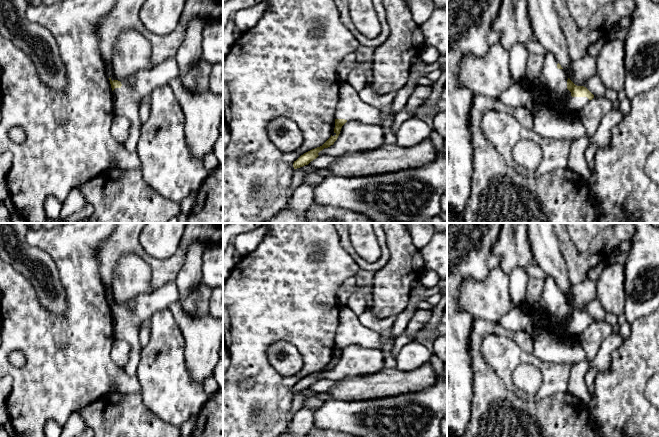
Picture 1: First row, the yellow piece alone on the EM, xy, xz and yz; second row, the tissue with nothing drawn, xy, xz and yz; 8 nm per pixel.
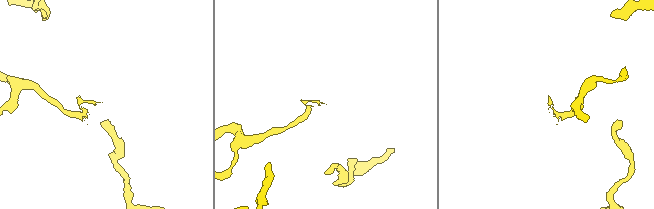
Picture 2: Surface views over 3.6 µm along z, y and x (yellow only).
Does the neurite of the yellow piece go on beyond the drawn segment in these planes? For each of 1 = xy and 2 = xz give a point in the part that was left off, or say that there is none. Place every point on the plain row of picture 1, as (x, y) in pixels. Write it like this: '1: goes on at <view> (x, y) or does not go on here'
1: goes on at xy (137, 312)
2: goes on at xz (350, 330)

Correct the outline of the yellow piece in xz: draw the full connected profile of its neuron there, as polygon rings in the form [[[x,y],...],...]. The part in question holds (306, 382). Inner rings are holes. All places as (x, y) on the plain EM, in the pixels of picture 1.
[[[340,306],[338,327],[334,337],[335,342],[335,360],[332,360],[320,371],[312,373],[301,379],[293,387],[294,393],[308,389],[316,383],[318,377],[324,372],[328,372],[337,364],[342,350],[349,345],[359,345],[374,349],[380,349],[383,338],[380,333],[365,327],[348,306]]]

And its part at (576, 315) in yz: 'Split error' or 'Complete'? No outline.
Split error

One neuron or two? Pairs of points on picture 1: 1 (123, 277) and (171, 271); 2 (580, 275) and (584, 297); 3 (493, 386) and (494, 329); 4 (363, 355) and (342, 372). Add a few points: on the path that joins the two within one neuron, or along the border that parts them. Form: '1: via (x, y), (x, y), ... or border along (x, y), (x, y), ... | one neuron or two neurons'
1: border along (137, 255), (149, 266), (150, 285), (154, 289) | two neurons
2: border along (587, 277), (573, 286) | two neurons
3: via (481, 370), (476, 358), (476, 339), (478, 337) | one neuron
4: via (358, 360), (355, 360), (347, 367) | one neuron

